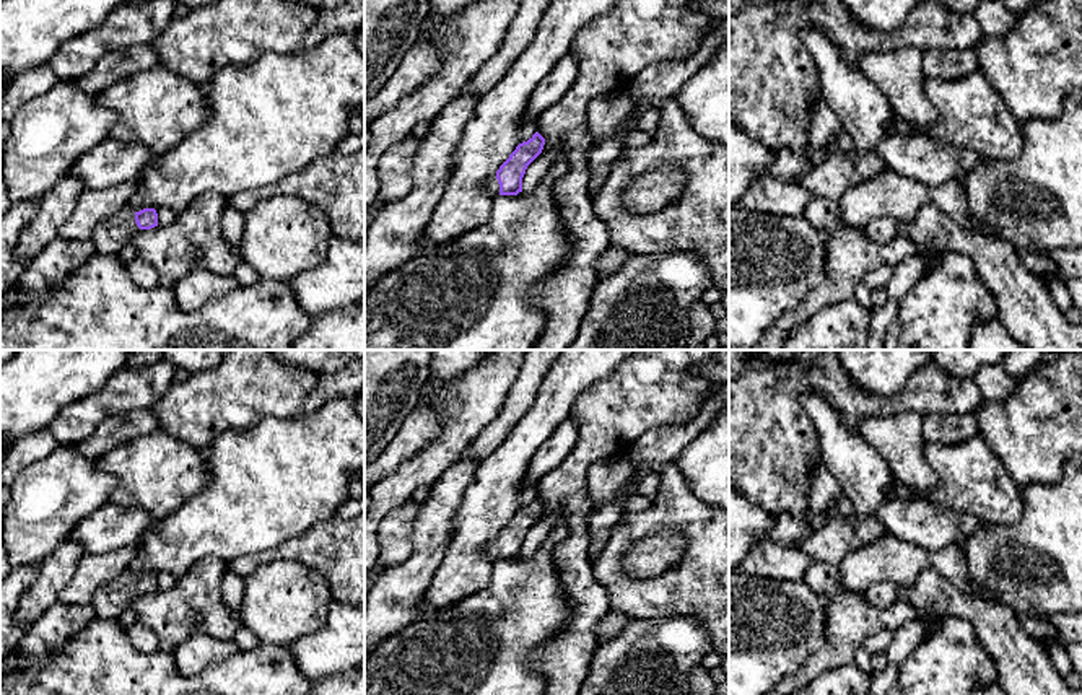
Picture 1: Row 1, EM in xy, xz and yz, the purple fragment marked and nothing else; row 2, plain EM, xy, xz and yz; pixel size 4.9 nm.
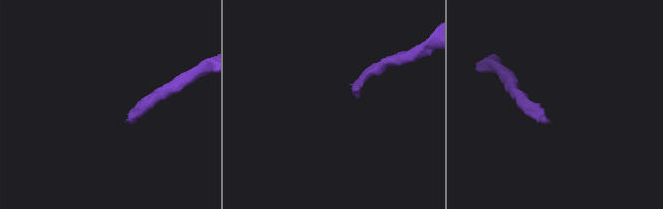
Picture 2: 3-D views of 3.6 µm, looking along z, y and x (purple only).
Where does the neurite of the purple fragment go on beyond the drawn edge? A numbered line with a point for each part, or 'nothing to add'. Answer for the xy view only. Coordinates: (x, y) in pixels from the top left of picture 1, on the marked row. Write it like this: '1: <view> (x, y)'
1: xy (111, 236)

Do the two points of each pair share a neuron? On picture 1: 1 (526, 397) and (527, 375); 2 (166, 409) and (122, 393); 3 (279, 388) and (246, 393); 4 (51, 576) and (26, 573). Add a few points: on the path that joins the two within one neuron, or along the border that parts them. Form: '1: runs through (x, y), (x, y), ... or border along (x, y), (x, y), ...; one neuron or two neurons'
1: runs through (526, 393), (527, 380); one neuron
2: border along (174, 381), (150, 407); two neurons
3: runs through (270, 388), (254, 388); one neuron
4: border along (38, 562), (38, 576), (17, 607); two neurons

